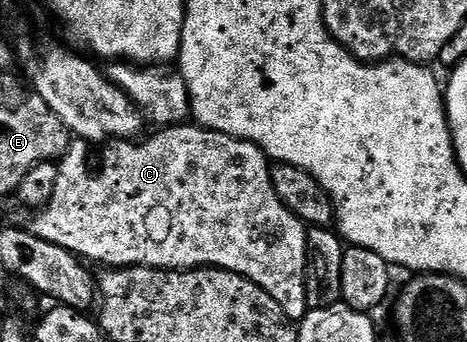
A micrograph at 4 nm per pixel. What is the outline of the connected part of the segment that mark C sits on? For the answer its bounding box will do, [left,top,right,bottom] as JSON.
[30,122,310,322]

